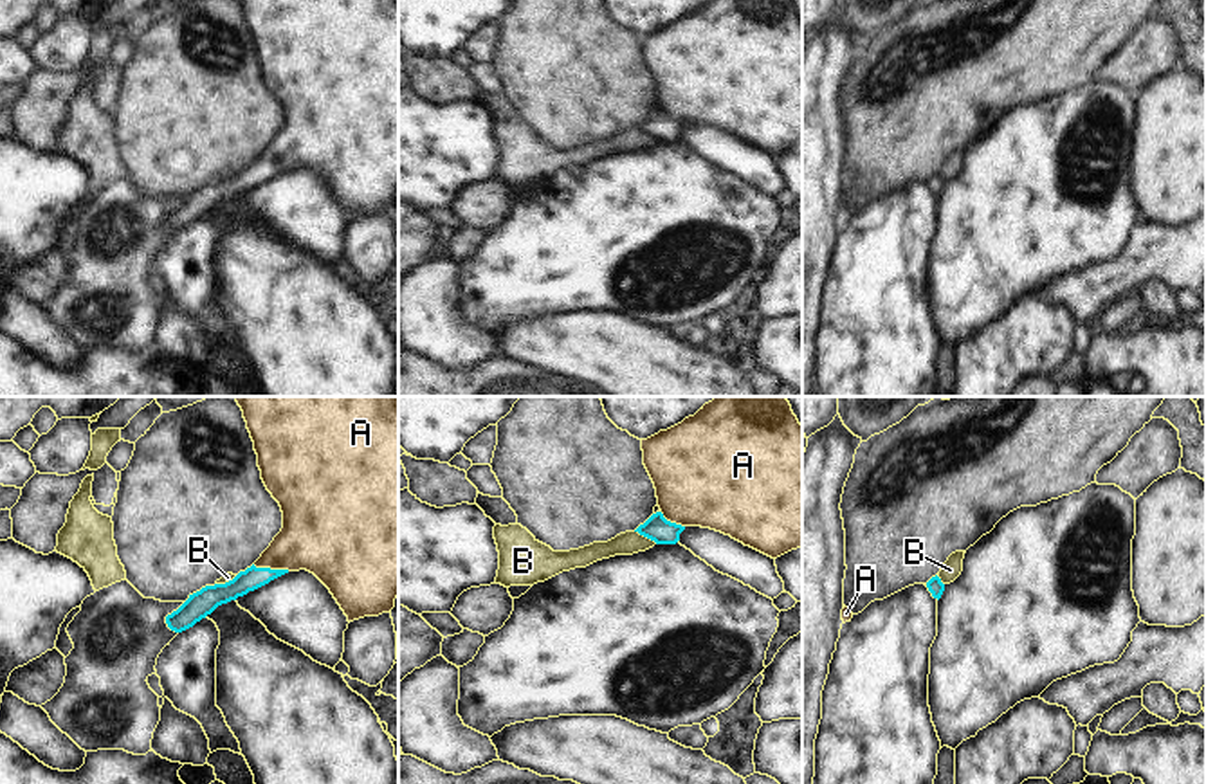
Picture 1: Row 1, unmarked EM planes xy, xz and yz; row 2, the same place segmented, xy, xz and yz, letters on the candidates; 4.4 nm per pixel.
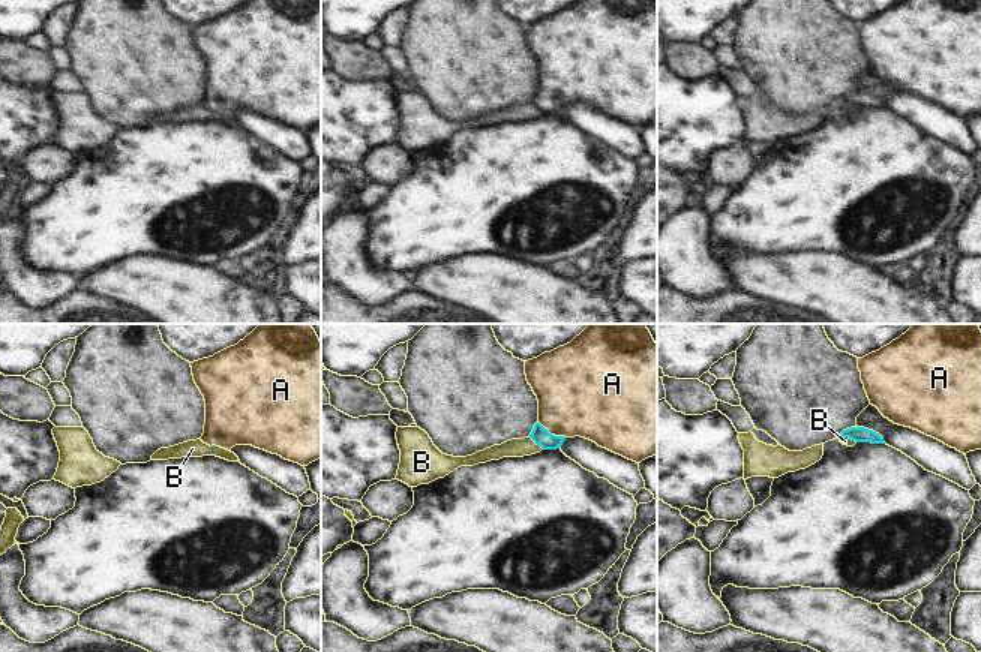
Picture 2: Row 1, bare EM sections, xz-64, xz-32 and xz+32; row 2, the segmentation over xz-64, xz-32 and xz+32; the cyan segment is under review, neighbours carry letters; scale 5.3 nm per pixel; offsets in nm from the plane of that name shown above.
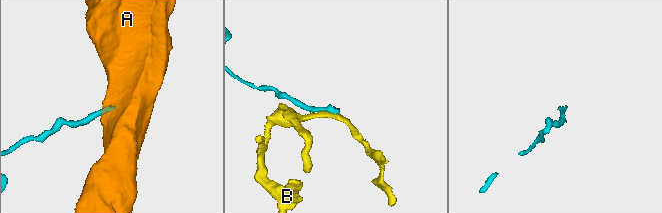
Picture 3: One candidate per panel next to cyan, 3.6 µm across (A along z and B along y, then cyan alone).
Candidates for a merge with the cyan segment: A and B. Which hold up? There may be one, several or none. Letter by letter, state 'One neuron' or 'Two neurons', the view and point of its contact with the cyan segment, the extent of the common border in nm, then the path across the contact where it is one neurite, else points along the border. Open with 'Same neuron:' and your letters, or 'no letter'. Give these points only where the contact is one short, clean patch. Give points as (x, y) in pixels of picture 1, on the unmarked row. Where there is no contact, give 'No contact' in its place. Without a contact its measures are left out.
Same neuron: A
A: One neuron. Touches cyan at xy (269, 164). Shared border 170 nm. Path across: xy (253, 173), (269, 164), (292, 145), (316, 134)
B: Two neurons. Touches cyan at xz (646, 132). Shared border 120 nm. Boundary: xz (635, 127), (657, 139).

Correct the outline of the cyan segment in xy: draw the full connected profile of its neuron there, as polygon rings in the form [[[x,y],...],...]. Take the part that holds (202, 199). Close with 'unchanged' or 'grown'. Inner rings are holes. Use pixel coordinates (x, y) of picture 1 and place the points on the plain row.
[[[238,0],[238,2],[243,7],[247,25],[254,38],[261,76],[267,87],[281,103],[283,124],[251,164],[240,168],[233,177],[225,180],[206,182],[200,187],[189,191],[189,195],[177,207],[166,213],[168,223],[175,229],[182,229],[193,223],[207,211],[211,211],[218,202],[236,196],[238,193],[243,193],[249,187],[254,187],[288,168],[299,168],[299,166],[306,166],[314,169],[330,186],[330,189],[333,191],[344,211],[348,213],[348,218],[364,213],[379,213],[382,209],[391,209],[391,205],[395,204],[395,195],[398,193],[398,0]]]; grown

